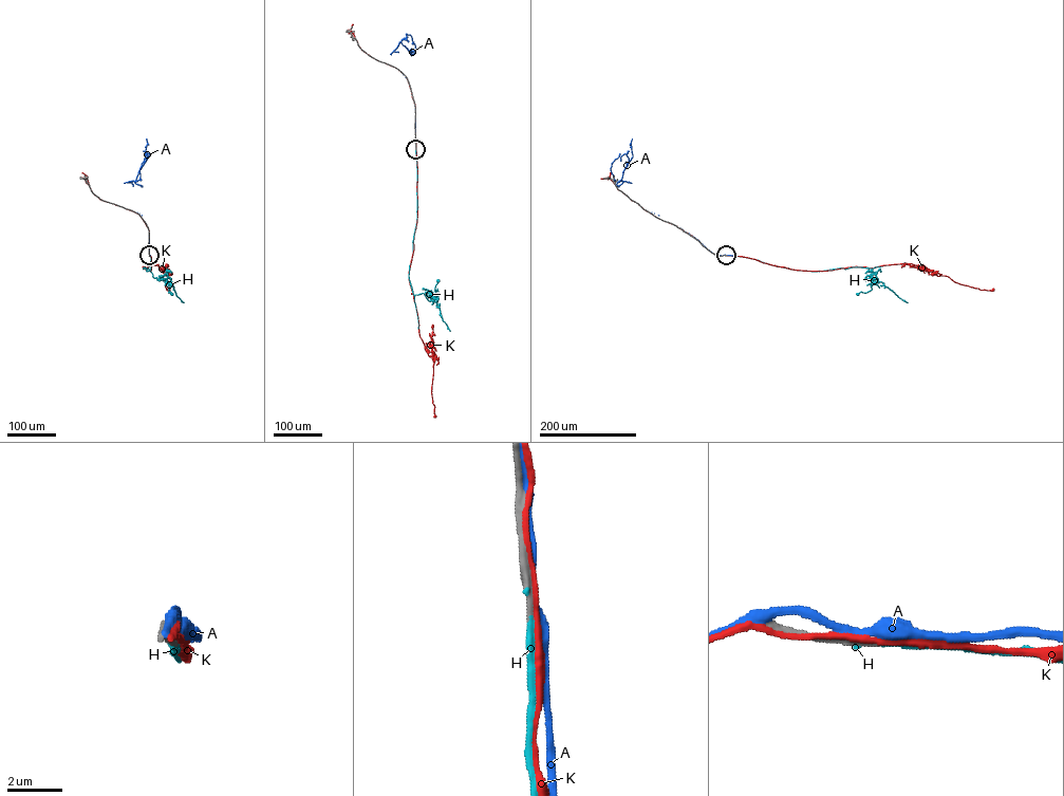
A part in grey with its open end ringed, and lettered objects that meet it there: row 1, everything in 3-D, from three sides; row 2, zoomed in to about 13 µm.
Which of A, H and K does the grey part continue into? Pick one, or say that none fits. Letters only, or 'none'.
H

